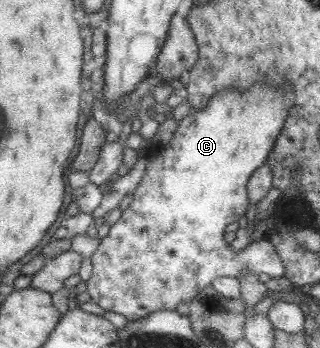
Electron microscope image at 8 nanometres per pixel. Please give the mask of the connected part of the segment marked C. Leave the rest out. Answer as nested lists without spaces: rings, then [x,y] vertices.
[[[259,82],[246,88],[246,90],[223,90],[217,92],[206,103],[204,108],[196,110],[191,108],[190,112],[178,121],[176,130],[172,135],[172,138],[168,141],[168,145],[160,147],[158,152],[154,152],[152,156],[148,155],[148,162],[146,164],[146,170],[140,179],[140,182],[133,190],[132,202],[130,205],[122,211],[120,218],[110,226],[108,234],[99,240],[98,247],[91,254],[92,274],[90,278],[85,282],[87,287],[85,292],[88,292],[91,301],[98,304],[104,311],[116,312],[116,314],[122,314],[127,321],[135,321],[139,318],[144,318],[147,314],[154,312],[155,310],[175,310],[176,306],[182,302],[187,304],[207,286],[211,286],[214,279],[218,277],[229,277],[234,279],[240,279],[244,273],[252,273],[254,275],[264,274],[271,277],[282,277],[284,275],[284,268],[282,261],[278,258],[274,247],[268,240],[261,239],[260,241],[252,242],[245,248],[234,252],[230,248],[226,241],[226,229],[228,223],[238,222],[240,218],[244,218],[248,207],[247,196],[247,180],[248,177],[266,160],[269,156],[269,152],[275,145],[275,138],[282,130],[284,119],[289,111],[290,105],[293,101],[293,94],[289,86],[268,86]]]

